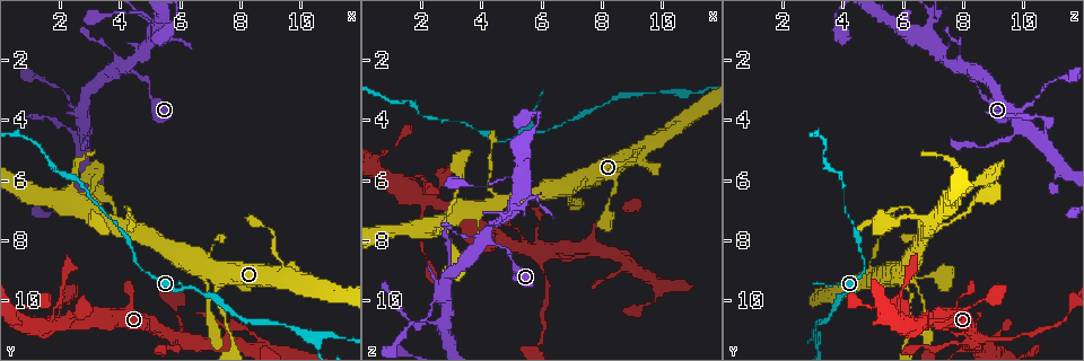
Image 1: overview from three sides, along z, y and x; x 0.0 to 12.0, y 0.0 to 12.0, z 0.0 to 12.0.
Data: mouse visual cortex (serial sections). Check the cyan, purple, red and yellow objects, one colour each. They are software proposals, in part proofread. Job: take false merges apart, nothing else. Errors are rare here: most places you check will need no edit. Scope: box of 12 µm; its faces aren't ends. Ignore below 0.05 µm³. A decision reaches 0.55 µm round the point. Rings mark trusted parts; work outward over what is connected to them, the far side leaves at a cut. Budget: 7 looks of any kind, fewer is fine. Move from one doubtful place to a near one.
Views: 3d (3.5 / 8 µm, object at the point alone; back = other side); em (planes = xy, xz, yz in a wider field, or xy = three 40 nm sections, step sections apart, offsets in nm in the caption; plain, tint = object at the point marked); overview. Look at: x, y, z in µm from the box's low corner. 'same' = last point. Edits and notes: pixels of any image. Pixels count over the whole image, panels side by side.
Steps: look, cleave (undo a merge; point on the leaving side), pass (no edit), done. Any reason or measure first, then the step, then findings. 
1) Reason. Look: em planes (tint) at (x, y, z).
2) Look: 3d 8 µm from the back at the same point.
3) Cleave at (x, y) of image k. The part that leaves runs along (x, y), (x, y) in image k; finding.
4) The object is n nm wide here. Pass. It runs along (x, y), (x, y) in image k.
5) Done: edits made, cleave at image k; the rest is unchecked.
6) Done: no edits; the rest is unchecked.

Small branch off a trunk. Look: 3d 3.5 µm from the back at (5.9, 11.3, 8.4).

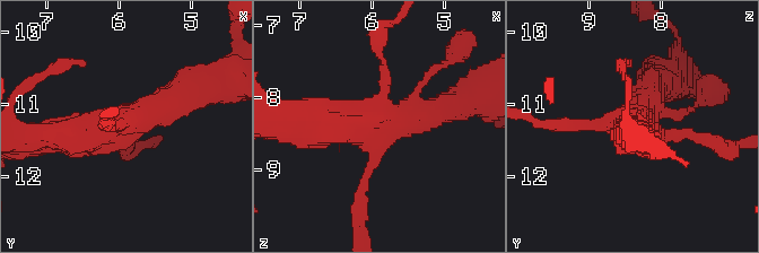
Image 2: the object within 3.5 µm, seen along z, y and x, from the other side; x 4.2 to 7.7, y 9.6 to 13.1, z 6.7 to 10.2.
Now the EM. Look: em xy step 2 (tint) at (5.85, 11.25, 8.30).

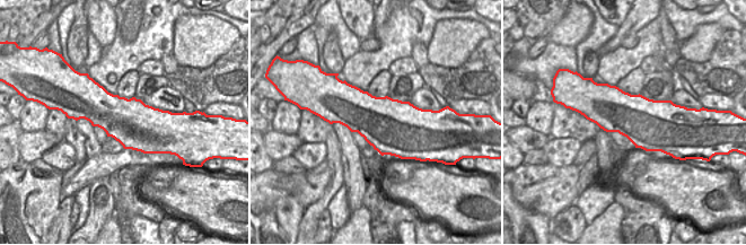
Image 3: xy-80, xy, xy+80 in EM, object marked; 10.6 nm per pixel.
Pass. It runs along (190, 88), (124, 123), (51, 133) in image 2; all the same cell.

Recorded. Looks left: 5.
Calibre changes. Look: 3d 8 µm at (6.8, 9.2, 6.3).

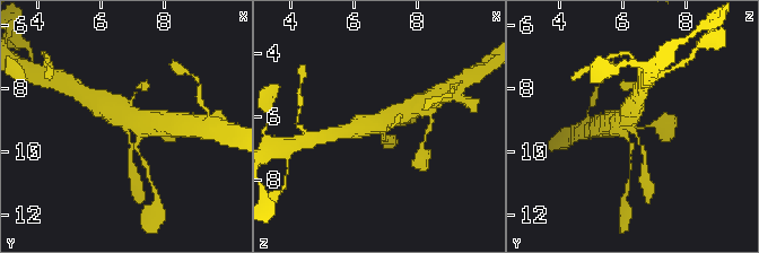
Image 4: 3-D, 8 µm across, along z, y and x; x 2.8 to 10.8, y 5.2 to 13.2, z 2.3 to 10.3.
Shape alone is not enough. Look: em xy step 2 (tint) at (6.9, 9.3, 6.3).

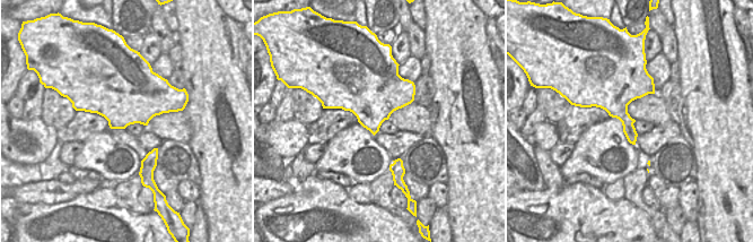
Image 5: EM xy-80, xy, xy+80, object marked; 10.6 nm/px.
Pass. Continuous, no second cell.

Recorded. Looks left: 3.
Three-way junction. Look: 3d 3.5 µm from the back at (10.5, 11.2, 3.0).

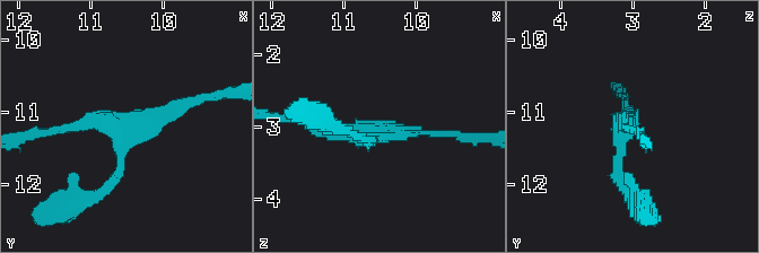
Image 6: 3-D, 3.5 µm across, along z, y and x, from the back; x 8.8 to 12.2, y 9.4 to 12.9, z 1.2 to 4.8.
3 arms meet here; the arms are 150, 150, 150 nm wide; need the tissue. Look: em planes (tint) at (10.50, 11.15, 3.05).

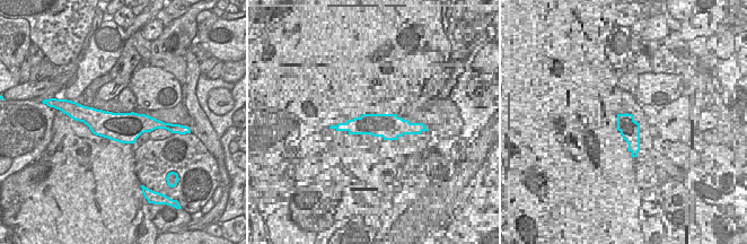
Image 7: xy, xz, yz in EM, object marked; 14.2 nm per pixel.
Another direction. Look: em xy step 2 (tint) at the same point.

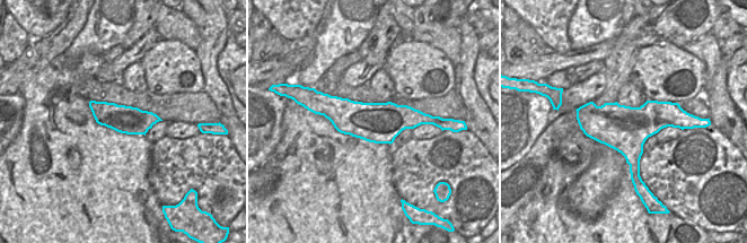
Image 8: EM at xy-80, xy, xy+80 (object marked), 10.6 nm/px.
Pass. Continuous, no second cell.

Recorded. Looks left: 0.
Done: no edits; the rest is unchecked.

